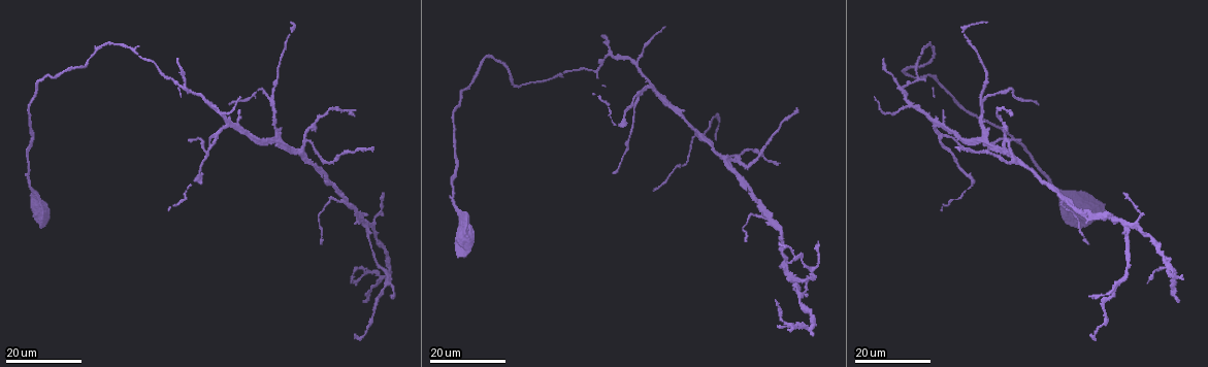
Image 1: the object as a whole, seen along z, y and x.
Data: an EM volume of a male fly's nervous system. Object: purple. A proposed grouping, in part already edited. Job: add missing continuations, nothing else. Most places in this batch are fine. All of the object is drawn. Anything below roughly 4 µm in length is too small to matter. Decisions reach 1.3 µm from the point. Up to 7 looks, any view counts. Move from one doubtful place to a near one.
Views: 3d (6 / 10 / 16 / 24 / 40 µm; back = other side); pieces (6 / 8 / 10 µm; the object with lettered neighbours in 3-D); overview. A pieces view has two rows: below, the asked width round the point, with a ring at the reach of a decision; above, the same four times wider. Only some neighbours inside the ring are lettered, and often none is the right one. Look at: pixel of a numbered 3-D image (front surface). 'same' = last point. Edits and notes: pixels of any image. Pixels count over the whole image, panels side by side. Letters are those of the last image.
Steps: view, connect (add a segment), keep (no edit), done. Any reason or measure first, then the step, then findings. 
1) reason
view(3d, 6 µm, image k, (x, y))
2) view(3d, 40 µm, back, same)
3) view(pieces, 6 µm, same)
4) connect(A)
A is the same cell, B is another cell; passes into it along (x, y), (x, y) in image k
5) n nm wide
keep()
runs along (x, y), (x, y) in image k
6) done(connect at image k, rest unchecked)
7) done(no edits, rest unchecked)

branch stops here
view(3d, 24 µm, image 1, (1088, 297))

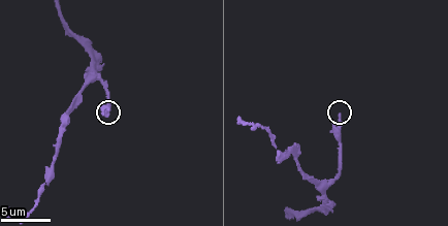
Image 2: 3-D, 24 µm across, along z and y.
what lies round it
view(pieces, 10 µm, image 2, (339, 114))

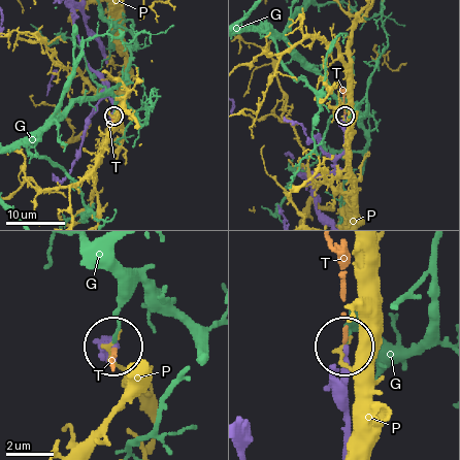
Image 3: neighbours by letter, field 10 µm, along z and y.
connect(T)
T is the same cell, G and P are other cells; it goes on there

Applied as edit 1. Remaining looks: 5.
an open end
view(3d, 24 µm, image 1, (1020, 142))

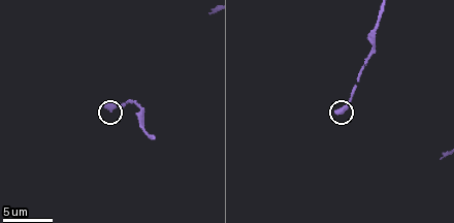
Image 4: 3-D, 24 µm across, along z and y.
see the neighbours
view(pieces, 10 µm, image 4, (339, 113))

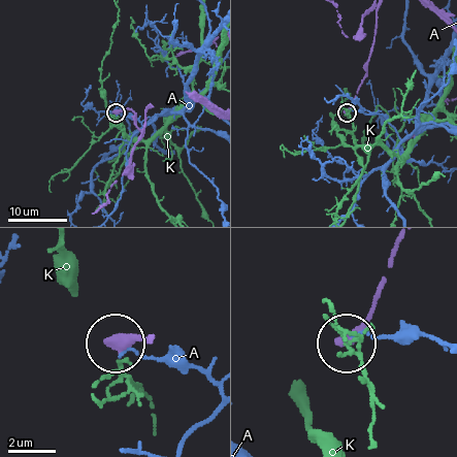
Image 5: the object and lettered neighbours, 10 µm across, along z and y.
430 nm wide
keep()
A and K are other cells; none of them fits

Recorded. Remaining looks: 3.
an open end
view(3d, 24 µm, image 1, (279, 128))

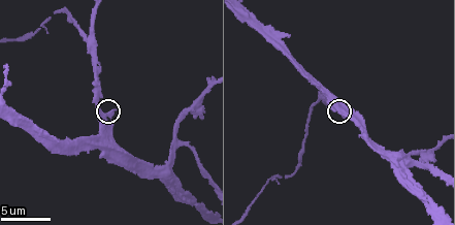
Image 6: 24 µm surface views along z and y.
what lies round it
view(pieces, 8 µm, image 6, (113, 110))

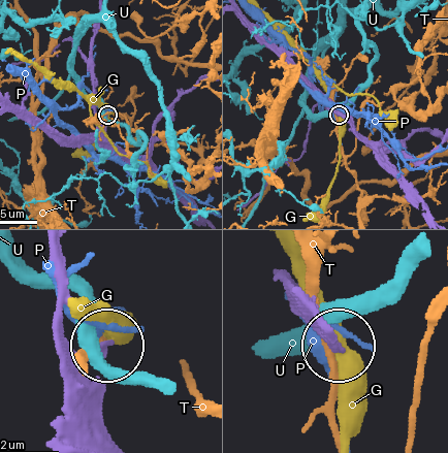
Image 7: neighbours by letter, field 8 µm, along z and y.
keep()
G, P, T and U are other cells; no lettered segment goes on from it

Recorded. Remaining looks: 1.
branch stops here
view(pieces, 6 µm, image 2, (6, 209))

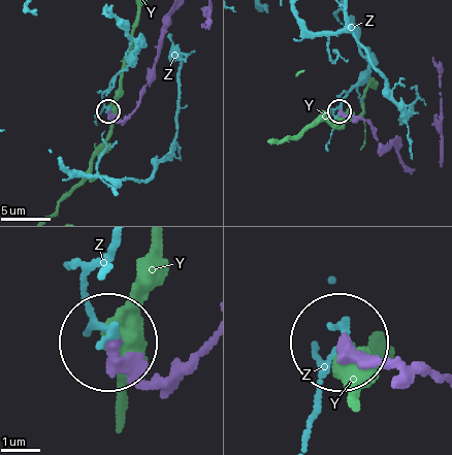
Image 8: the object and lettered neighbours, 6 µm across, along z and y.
280 nm wide
keep()
Y and Z are other cells; runs along (171, 12), (155, 73), (138, 103), (123, 117), (109, 111) in image 8; none of them fits

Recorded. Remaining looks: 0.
done(connect at image 3, rest unchecked)

